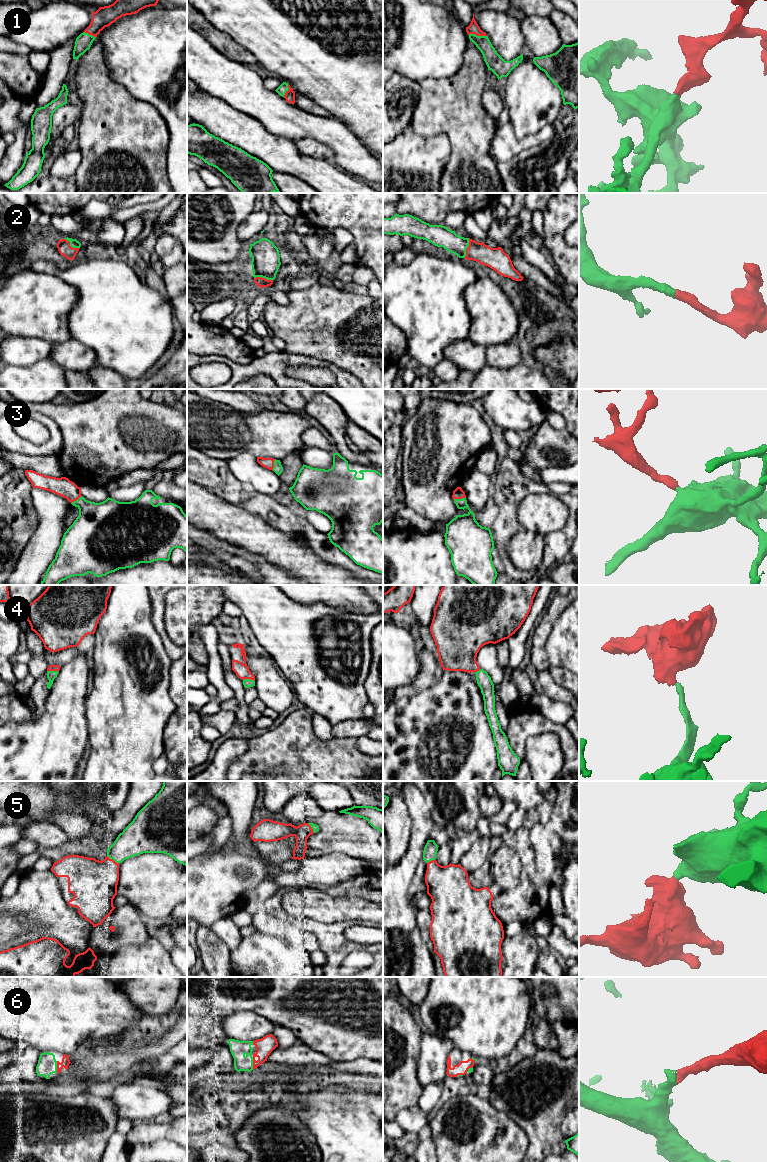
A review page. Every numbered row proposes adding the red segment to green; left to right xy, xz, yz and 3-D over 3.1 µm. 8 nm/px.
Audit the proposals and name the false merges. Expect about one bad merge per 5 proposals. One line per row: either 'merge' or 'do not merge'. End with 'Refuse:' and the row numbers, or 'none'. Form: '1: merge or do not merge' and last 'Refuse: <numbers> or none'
1: merge
2: merge
3: merge
4: merge
5: merge
6: merge
Refuse: none

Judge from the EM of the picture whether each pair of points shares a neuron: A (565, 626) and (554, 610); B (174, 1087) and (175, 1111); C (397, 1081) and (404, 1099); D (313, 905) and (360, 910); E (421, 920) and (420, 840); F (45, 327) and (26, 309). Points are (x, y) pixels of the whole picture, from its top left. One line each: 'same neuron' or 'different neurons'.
A: different neurons
B: same neuron
C: same neuron
D: same neuron
E: different neurons
F: same neuron

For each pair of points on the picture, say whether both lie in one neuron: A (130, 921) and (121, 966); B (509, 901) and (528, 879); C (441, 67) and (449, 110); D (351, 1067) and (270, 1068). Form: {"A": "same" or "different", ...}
{"A": "different", "B": "same", "C": "different", "D": "same"}

